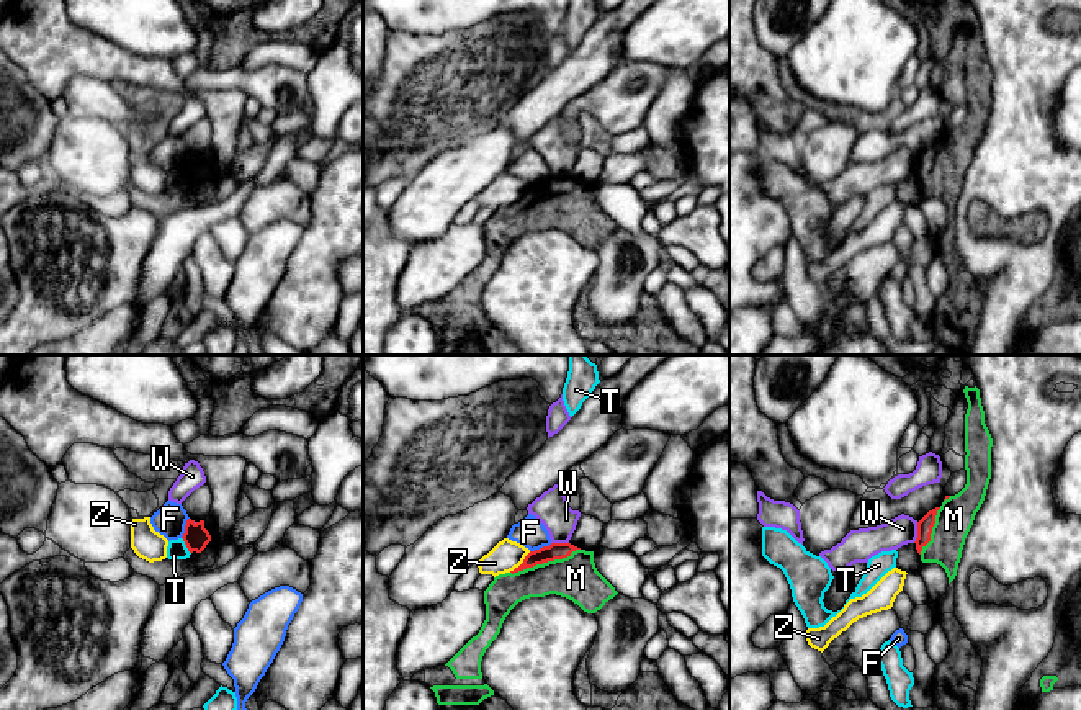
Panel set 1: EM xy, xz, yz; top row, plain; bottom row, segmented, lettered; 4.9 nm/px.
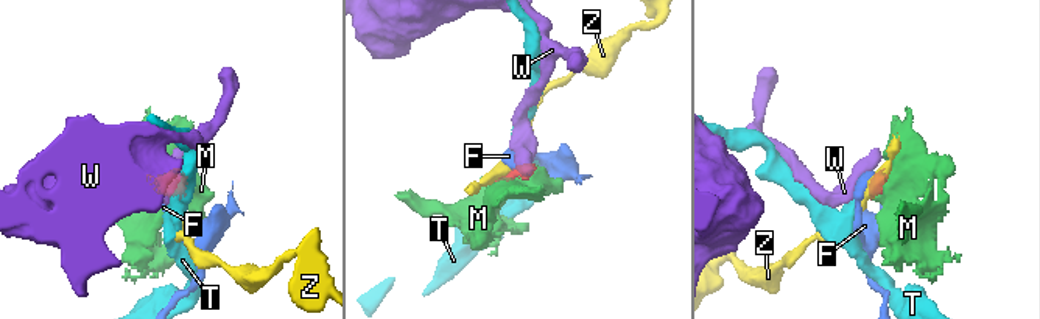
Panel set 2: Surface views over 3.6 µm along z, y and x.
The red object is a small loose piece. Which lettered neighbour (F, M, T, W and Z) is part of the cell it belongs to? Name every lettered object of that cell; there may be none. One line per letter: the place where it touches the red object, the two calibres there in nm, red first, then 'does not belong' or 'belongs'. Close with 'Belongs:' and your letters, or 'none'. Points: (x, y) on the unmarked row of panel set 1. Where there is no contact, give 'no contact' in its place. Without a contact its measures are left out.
F: xz (540, 182) | 80/150 nm | does not belong
M: xz (545, 195) | 80/220 nm | belongs
T: xy (185, 177) | 120/100 nm | does not belong
W: yz (918, 166) | 80/140 nm | does not belong
Z: xz (522, 197) | 80/150 nm | does not belong
Belongs: M

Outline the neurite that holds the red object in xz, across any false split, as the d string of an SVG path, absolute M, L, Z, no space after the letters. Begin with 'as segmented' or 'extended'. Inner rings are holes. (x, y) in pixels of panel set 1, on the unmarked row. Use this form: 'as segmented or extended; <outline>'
extended; M571 177L530 185L518 201L496 209L484 224L486 254L479 267L446 298L425 303L425 317L438 337L435 355L522 355L507 334L486 317L481 294L518 236L549 227L595 247L618 226L597 204L594 185Z

